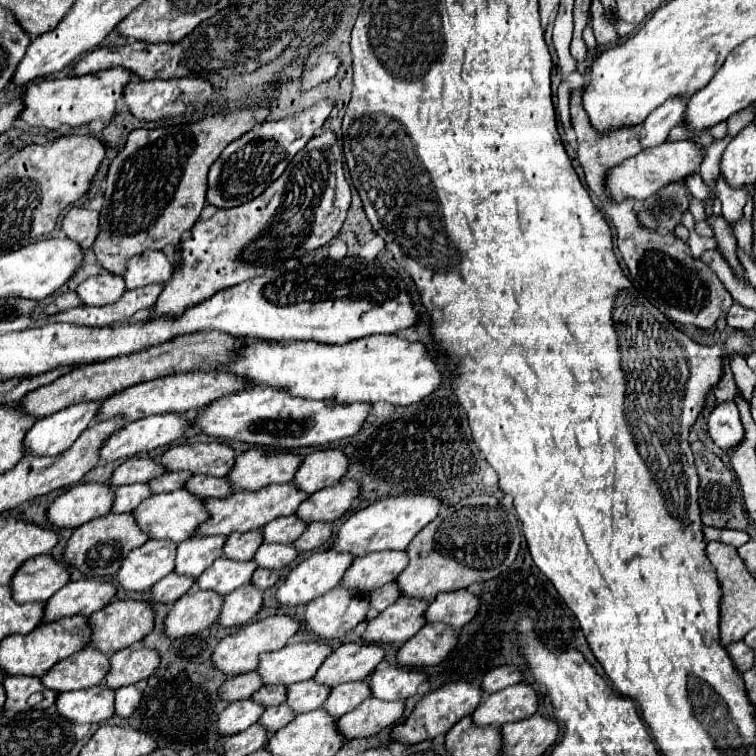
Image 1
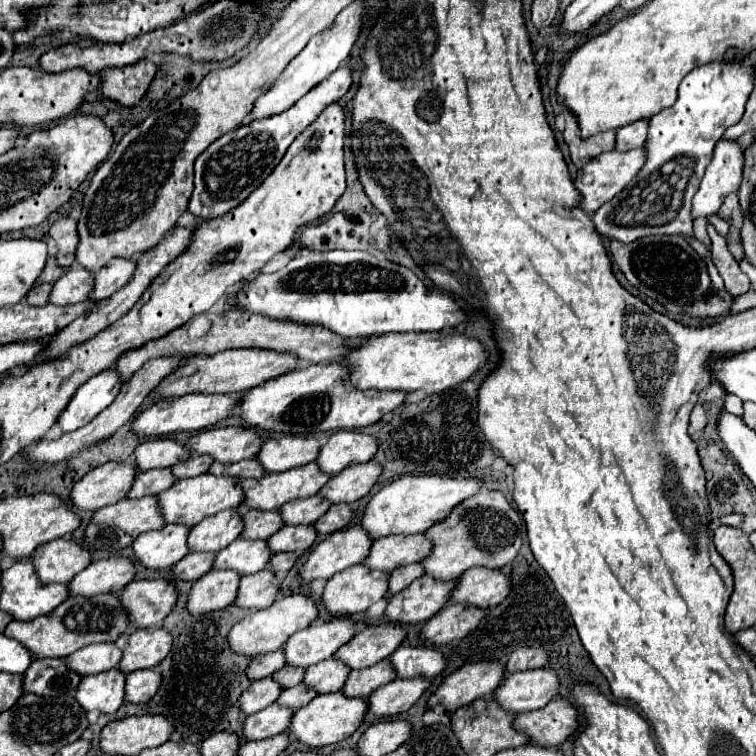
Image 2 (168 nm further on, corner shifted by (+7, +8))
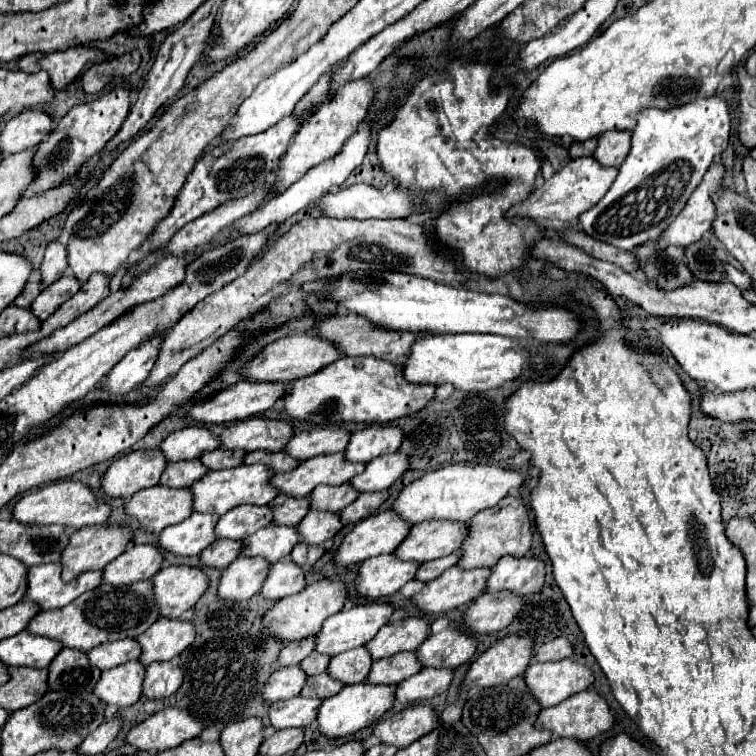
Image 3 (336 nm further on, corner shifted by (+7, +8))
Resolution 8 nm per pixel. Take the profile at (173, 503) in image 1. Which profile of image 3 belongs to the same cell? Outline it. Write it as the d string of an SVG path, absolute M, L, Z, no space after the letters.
M250 464L250 466L236 466L236 468L228 468L228 470L208 472L190 486L192 510L202 512L202 514L222 516L222 514L226 514L228 510L232 510L232 508L236 508L240 504L264 506L278 494L268 484L268 480L270 480L270 470L264 464Z

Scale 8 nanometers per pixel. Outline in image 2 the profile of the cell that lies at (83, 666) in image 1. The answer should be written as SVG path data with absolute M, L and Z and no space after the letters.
M90 644L66 656L66 664L70 670L88 676L116 668L120 664L120 656L122 652L120 648L116 648L116 644Z

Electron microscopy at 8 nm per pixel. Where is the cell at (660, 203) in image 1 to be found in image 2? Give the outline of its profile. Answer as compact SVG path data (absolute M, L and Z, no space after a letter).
M728 50L726 62L712 62L694 68L680 84L678 100L672 108L660 110L648 122L648 138L644 144L646 162L638 176L592 214L594 228L600 236L630 244L644 236L680 234L694 238L690 202L700 186L706 166L712 160L716 142L724 130L736 124L744 114L744 104L754 88L754 70L732 62L734 50Z

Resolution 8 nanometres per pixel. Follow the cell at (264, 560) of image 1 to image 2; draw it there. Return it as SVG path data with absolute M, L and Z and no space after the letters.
M312 524L310 526L284 526L272 538L268 538L268 544L274 552L292 550L292 552L304 554L316 540L318 540L318 532Z

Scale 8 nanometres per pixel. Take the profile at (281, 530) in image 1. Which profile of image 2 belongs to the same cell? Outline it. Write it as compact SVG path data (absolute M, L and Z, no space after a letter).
M310 496L284 504L280 508L280 514L286 524L314 524L320 516L328 512L330 506L332 502L324 500L322 496Z

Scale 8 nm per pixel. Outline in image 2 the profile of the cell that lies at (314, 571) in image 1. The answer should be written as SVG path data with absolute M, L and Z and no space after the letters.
M354 524L350 528L338 530L324 538L314 552L308 556L304 566L300 568L300 576L306 582L318 580L318 578L332 578L336 572L360 564L368 548L372 546L372 536L364 532L360 524Z

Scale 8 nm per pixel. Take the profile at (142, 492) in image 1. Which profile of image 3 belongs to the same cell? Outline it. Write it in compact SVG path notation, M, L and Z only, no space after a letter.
M188 460L188 462L174 462L168 464L168 468L160 476L160 486L170 488L188 488L198 480L198 476L204 476L208 470L200 464L200 460Z

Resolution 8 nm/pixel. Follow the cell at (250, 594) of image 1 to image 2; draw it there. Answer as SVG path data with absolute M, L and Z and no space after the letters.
M266 568L256 574L242 576L240 582L240 592L236 598L236 604L240 608L268 608L280 592L280 580L276 574Z

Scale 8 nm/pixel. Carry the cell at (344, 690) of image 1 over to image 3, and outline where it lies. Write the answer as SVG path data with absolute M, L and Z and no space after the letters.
M398 652L390 658L376 660L368 672L368 684L398 684L400 680L410 678L420 670L420 662L416 660L414 652Z

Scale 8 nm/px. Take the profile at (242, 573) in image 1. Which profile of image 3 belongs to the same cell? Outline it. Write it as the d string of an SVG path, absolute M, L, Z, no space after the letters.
M270 524L270 526L260 528L258 532L254 532L252 536L248 536L248 538L242 540L240 556L246 556L246 558L260 556L266 562L274 564L282 556L290 554L290 550L294 548L296 542L298 542L296 528Z

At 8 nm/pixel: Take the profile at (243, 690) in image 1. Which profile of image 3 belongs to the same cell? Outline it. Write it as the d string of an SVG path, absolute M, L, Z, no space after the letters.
M312 636L300 642L288 642L278 654L278 666L296 666L312 652Z

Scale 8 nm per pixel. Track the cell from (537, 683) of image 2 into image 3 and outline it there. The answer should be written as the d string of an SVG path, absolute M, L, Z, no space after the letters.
M564 658L560 662L544 664L530 662L524 672L524 682L540 708L548 708L560 704L576 692L586 690L594 682L594 676L586 666Z

